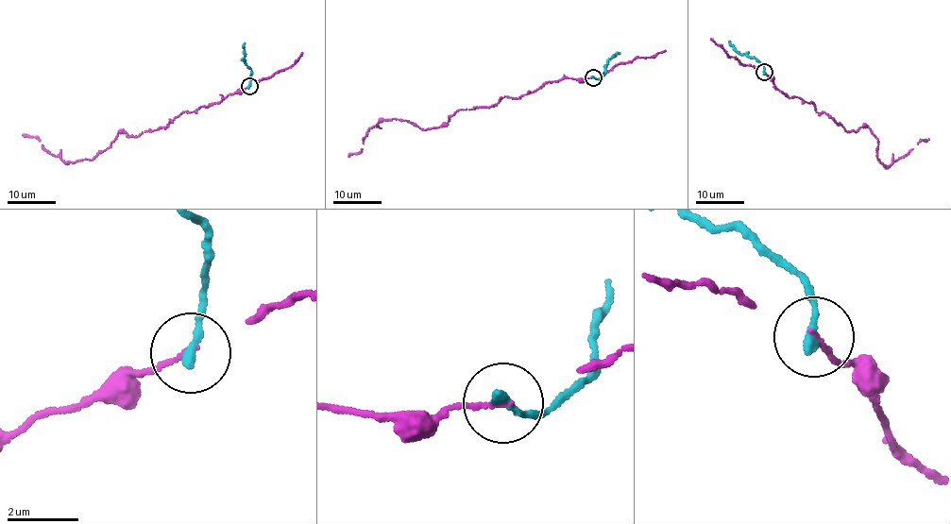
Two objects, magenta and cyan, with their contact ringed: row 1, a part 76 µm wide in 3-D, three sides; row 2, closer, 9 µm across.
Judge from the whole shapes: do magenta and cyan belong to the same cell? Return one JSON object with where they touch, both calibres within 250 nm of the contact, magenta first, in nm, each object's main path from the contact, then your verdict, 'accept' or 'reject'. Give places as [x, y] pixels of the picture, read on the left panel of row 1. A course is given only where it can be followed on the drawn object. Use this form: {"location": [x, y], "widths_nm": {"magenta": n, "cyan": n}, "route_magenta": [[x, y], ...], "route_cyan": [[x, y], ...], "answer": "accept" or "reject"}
{"location": [249, 86], "widths_nm": {"magenta": 130, "cyan": 280}, "route_magenta": [[249, 86], [183, 111], [166, 127], [135, 137], [118, 132], [91, 160], [65, 163], [23, 134]], "route_cyan": [[249, 86], [251, 71], [244, 59], [245, 42]], "answer": "reject"}

